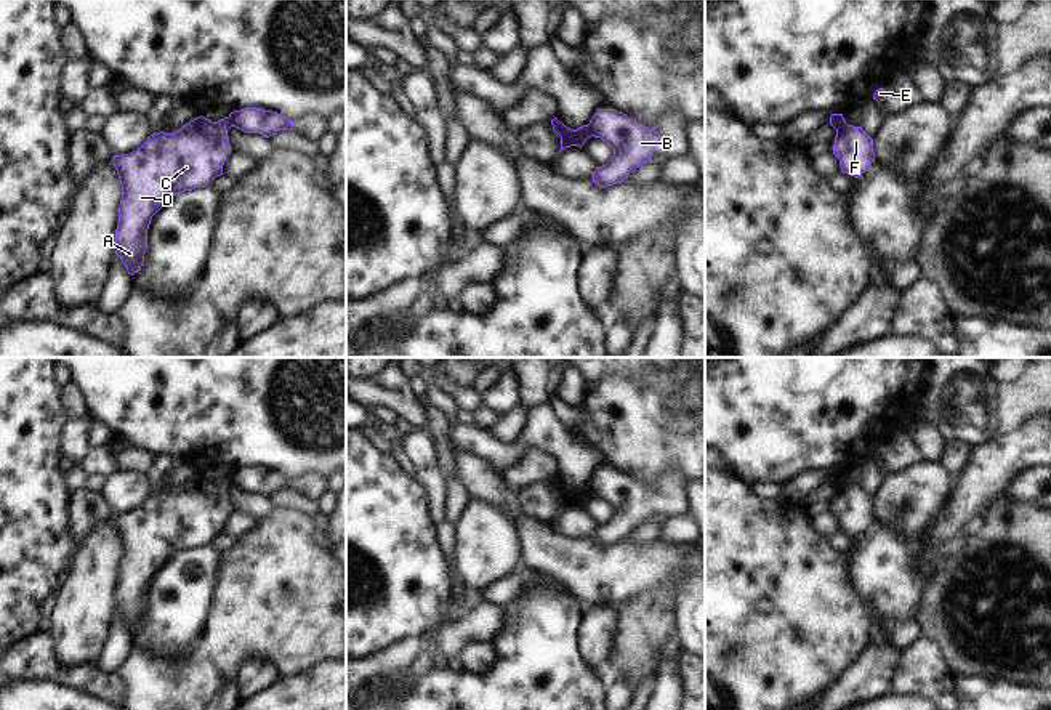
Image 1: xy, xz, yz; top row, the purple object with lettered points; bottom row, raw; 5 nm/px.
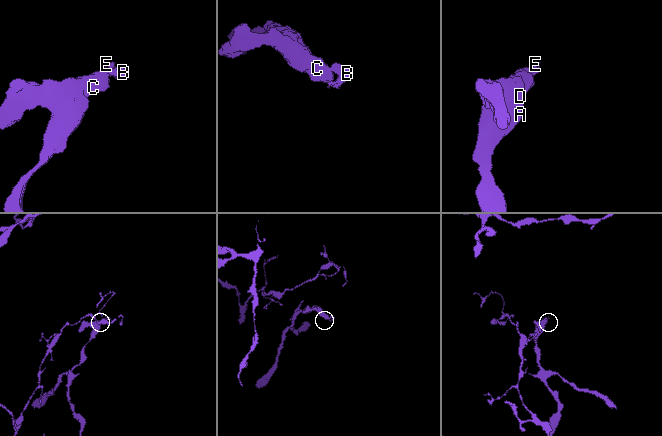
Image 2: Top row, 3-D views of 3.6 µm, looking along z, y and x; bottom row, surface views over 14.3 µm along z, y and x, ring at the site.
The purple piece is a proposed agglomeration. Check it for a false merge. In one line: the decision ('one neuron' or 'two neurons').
two neurons

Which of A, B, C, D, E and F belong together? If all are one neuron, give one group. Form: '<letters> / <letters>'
A C D F / B E

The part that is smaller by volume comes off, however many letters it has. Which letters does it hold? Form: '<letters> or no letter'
B, E.

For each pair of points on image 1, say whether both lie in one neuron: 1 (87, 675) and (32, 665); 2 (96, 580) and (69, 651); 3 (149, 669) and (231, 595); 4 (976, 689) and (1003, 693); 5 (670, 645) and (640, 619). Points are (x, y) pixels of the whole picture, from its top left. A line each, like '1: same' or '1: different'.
1: same
2: same
3: same
4: same
5: different

